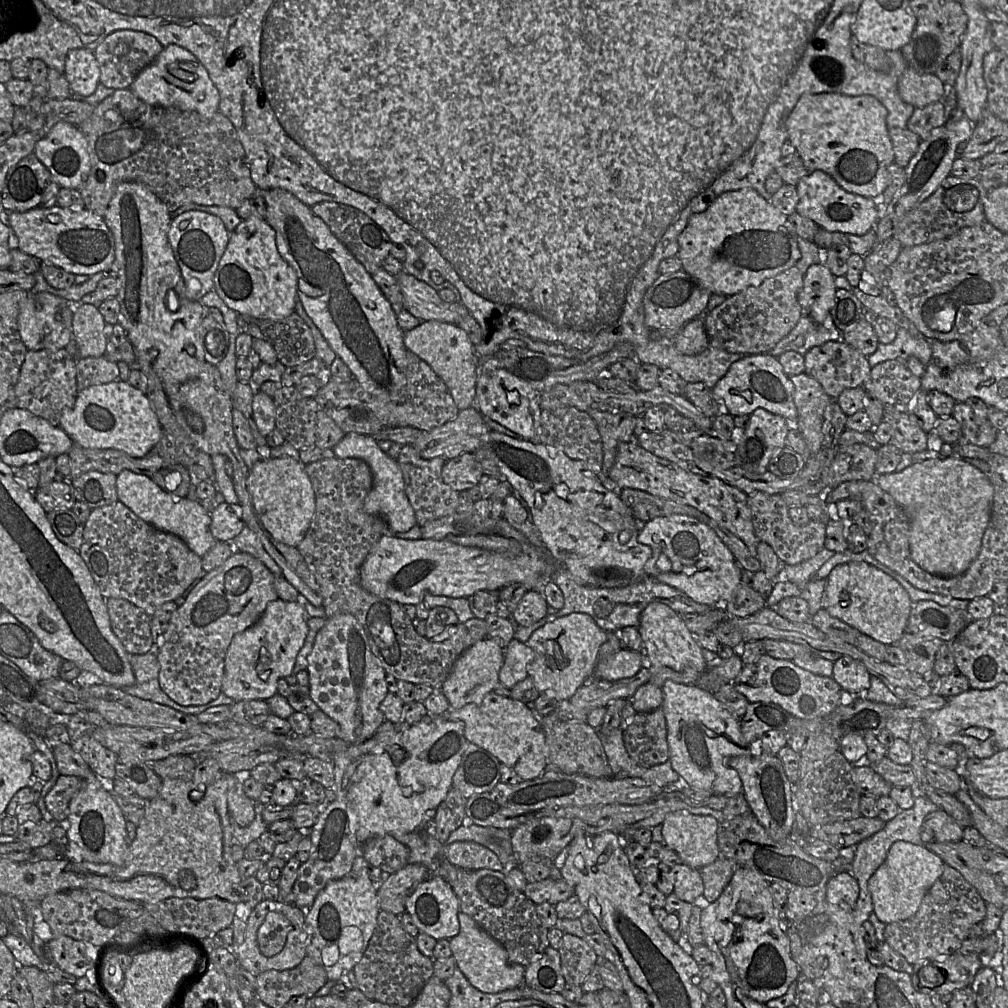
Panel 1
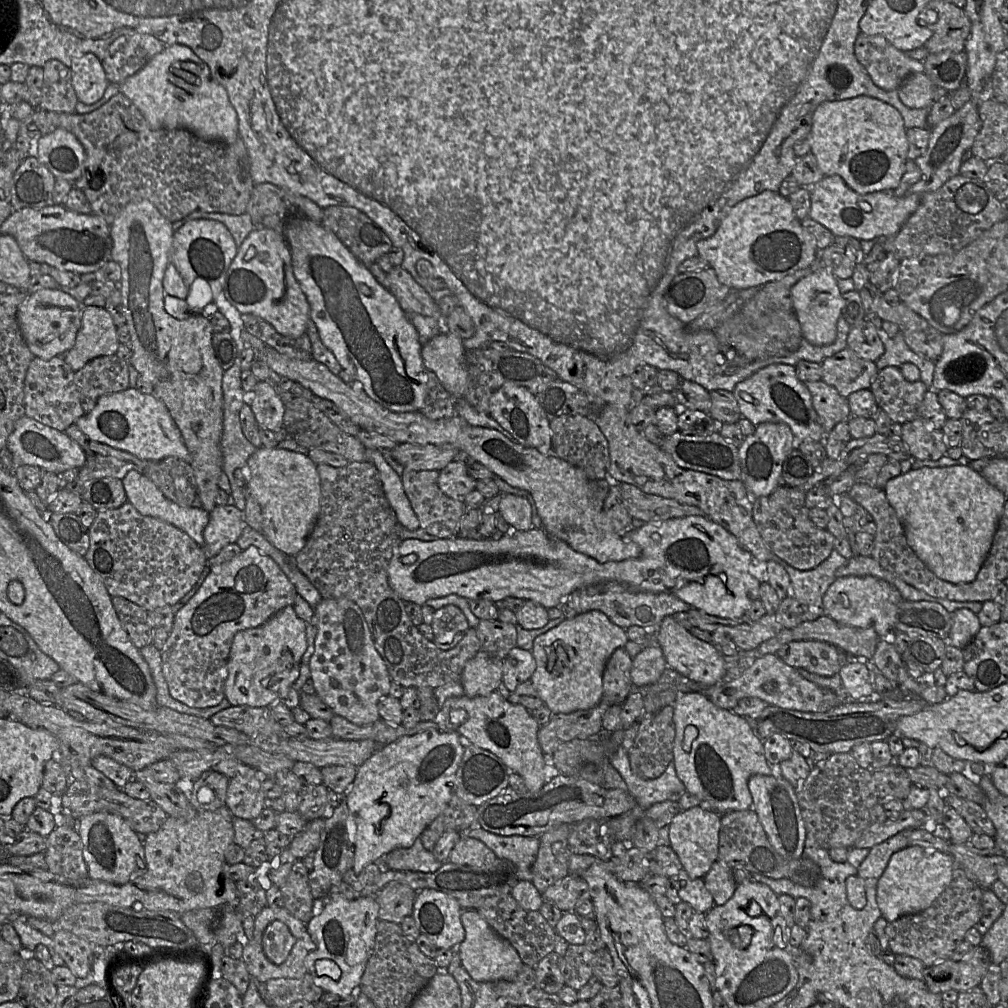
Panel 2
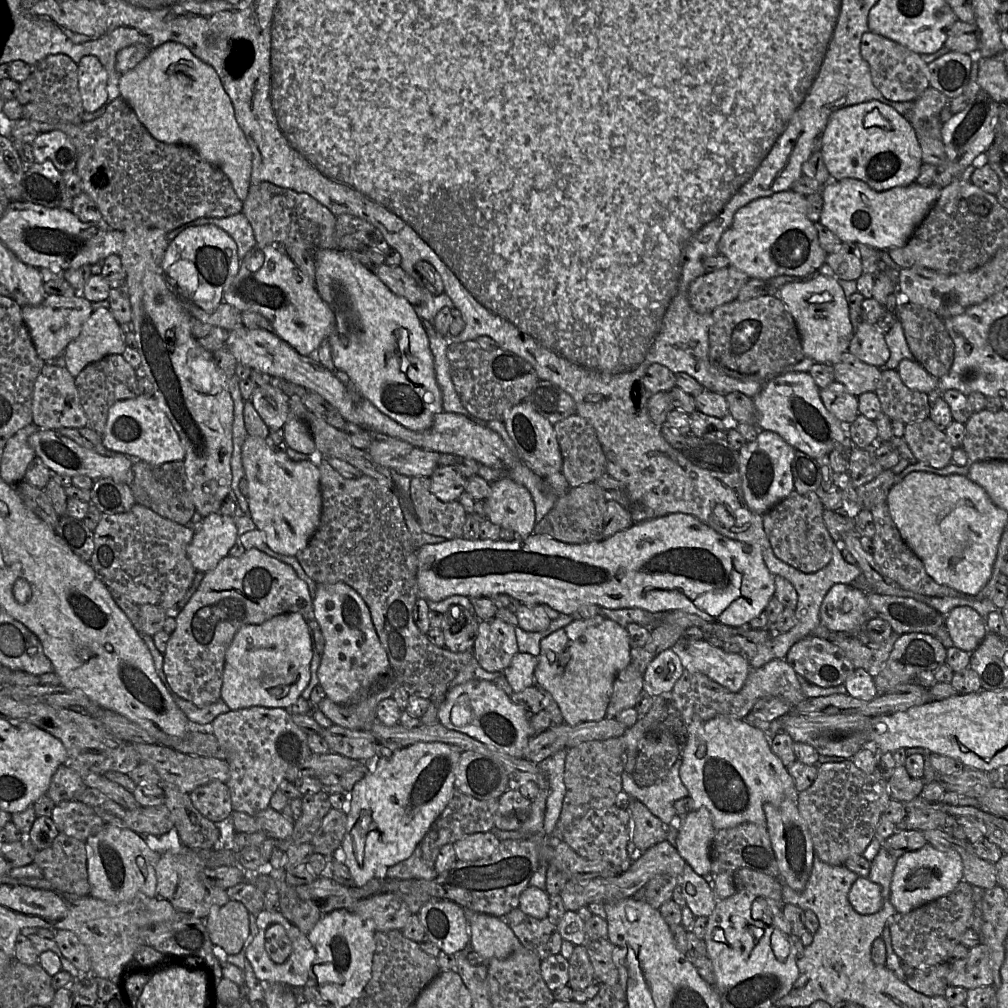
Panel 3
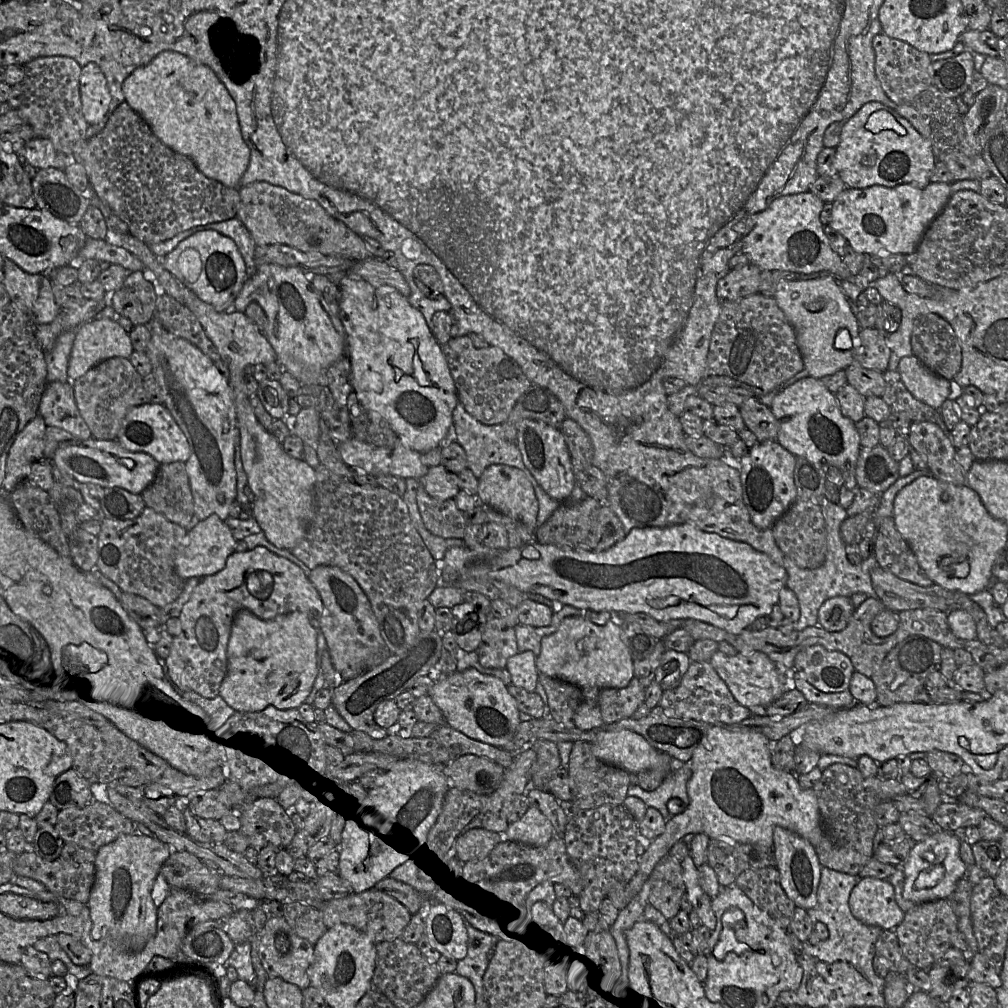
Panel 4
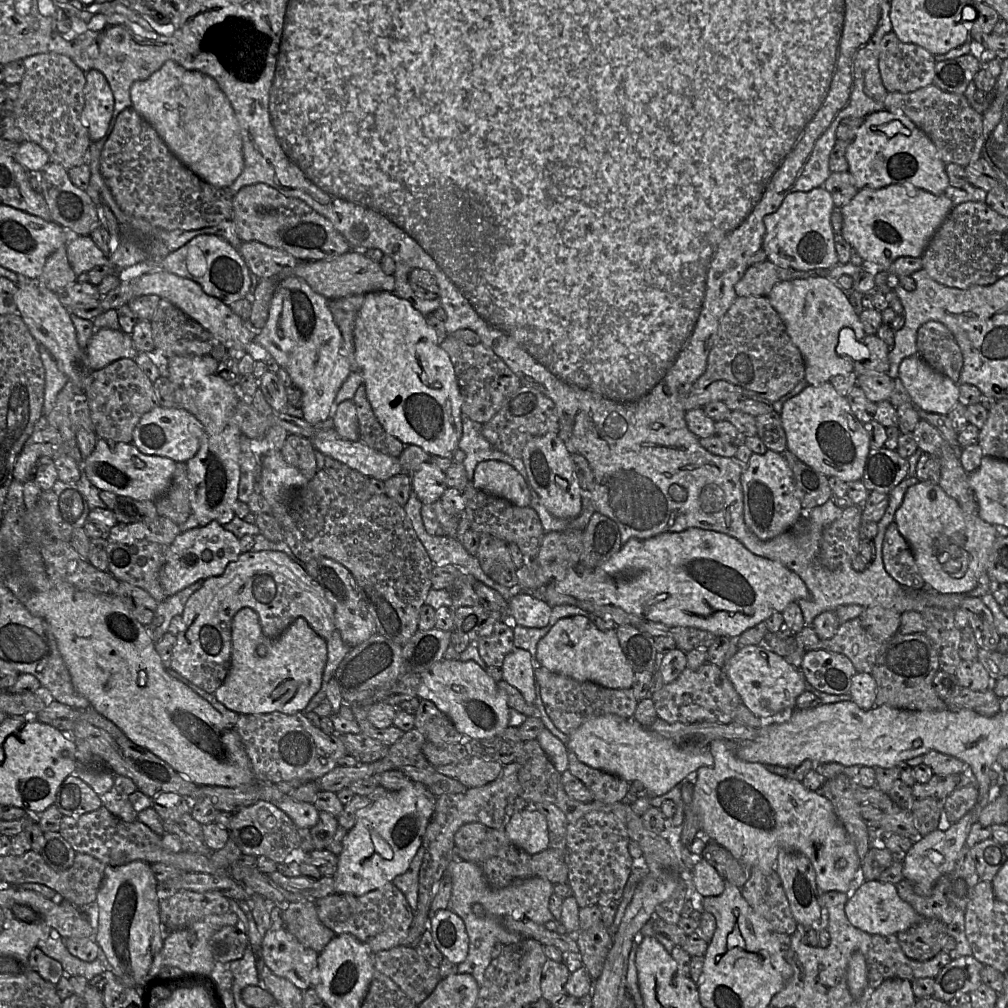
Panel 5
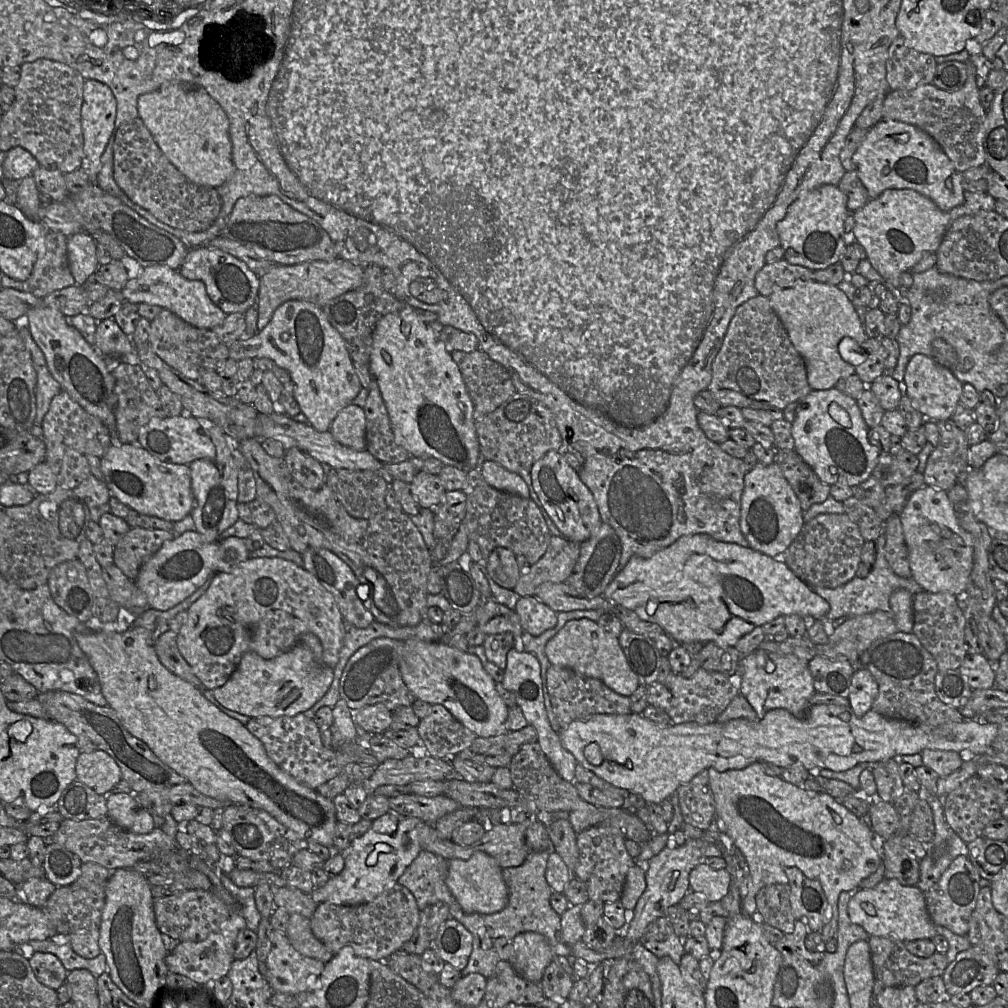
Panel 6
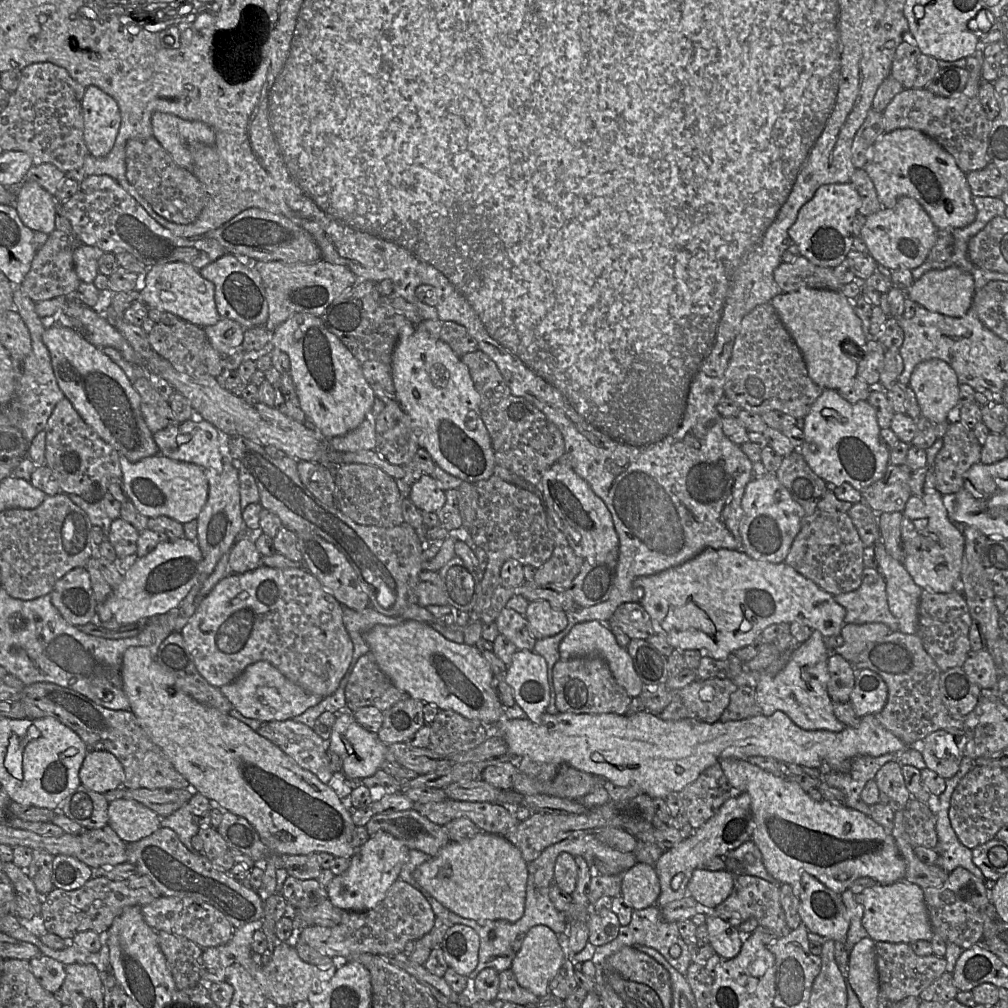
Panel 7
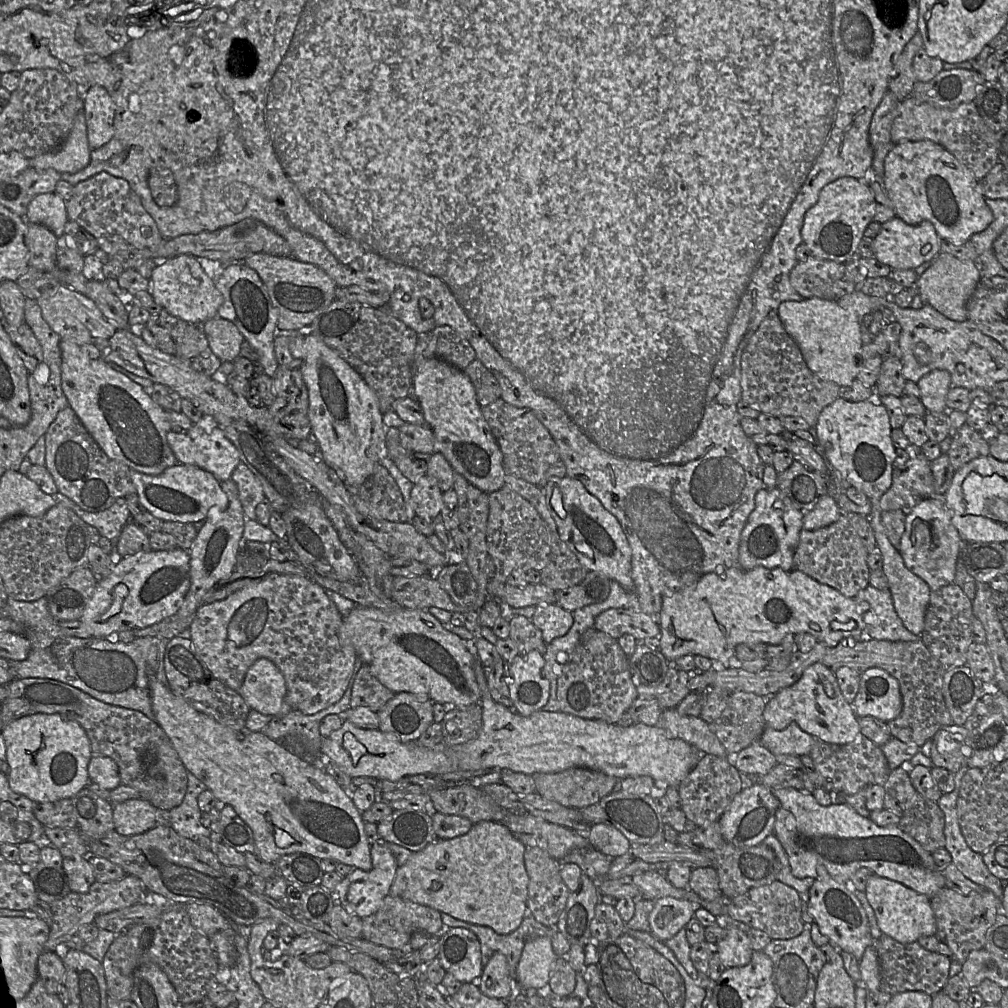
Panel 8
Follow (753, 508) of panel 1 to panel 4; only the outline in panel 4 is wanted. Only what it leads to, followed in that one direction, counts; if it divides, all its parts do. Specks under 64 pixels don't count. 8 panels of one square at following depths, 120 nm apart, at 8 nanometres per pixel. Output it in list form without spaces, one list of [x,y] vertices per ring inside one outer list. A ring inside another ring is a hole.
[[[797,499],[771,527],[776,544],[797,566],[820,567],[827,553],[827,531],[820,504]]]

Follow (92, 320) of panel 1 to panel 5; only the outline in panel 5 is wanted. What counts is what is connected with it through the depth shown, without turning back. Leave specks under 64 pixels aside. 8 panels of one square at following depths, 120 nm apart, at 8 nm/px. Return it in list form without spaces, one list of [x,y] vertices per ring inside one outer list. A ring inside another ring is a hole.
[[[109,328],[96,331],[85,351],[89,365],[94,371],[121,358],[134,359],[138,353],[129,334]]]

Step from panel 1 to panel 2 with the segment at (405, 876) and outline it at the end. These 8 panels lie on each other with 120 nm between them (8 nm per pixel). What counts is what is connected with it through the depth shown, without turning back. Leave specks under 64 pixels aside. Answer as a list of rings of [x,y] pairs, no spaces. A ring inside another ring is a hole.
[[[397,882],[389,883],[376,896],[376,900],[379,904],[379,919],[400,925],[407,916],[412,915],[416,893],[417,892],[407,885]]]

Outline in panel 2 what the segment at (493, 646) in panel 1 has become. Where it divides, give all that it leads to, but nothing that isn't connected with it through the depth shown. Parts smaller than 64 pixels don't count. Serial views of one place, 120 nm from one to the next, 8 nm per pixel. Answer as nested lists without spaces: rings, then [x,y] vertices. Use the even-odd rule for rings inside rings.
[[[480,650],[469,659],[461,674],[461,684],[467,697],[486,696],[502,681],[503,660]]]

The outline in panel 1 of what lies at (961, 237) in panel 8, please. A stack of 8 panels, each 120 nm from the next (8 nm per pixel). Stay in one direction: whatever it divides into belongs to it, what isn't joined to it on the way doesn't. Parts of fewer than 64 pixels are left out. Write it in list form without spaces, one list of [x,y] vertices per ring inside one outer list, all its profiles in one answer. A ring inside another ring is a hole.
[[[833,92],[804,94],[786,120],[788,141],[794,145],[809,171],[821,170],[844,190],[873,199],[882,195],[887,187],[887,167],[894,163],[886,117],[886,108],[872,95],[849,96]]]

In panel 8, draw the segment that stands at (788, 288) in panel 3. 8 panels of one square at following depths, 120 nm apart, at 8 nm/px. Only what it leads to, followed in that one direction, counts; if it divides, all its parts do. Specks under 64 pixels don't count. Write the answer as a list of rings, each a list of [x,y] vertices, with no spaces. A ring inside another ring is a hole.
[[[807,298],[784,301],[778,307],[779,318],[802,352],[808,368],[822,380],[838,386],[850,386],[862,367],[864,343],[857,314],[841,307],[837,301]]]

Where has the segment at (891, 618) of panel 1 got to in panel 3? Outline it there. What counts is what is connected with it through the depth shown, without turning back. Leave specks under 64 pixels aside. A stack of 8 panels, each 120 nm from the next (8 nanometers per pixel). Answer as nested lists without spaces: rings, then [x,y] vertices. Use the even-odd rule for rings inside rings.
[[[835,584],[820,607],[821,625],[831,632],[846,632],[865,624],[867,593],[850,584]]]

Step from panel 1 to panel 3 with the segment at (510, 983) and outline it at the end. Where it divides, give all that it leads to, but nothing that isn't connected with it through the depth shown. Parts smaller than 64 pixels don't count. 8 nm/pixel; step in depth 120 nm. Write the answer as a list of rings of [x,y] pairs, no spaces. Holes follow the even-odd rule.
[[[477,913],[468,921],[470,944],[484,962],[505,959],[521,947],[512,930],[498,917]]]

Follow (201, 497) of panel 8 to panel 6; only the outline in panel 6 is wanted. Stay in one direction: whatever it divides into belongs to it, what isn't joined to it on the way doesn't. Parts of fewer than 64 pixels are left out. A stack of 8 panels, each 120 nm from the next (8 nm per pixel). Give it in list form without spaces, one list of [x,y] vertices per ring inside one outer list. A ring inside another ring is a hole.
[[[114,443],[101,459],[101,471],[111,496],[141,514],[177,522],[191,514],[194,497],[189,465],[161,461],[137,443]]]

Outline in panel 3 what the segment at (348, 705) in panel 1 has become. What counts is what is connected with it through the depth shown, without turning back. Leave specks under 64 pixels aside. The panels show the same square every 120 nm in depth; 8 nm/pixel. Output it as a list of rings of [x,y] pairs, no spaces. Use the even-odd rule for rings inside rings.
[[[343,582],[318,584],[313,599],[315,619],[325,639],[317,676],[326,697],[335,703],[356,702],[373,680],[390,667],[370,610],[360,594]]]

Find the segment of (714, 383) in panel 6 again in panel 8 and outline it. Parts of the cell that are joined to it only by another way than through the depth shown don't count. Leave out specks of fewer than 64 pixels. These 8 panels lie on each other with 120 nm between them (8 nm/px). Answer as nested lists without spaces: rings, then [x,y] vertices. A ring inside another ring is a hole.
[[[779,315],[767,316],[750,337],[741,356],[741,400],[775,417],[802,417],[815,428],[822,410],[839,397],[837,384],[822,380],[807,366],[801,350],[785,330]]]

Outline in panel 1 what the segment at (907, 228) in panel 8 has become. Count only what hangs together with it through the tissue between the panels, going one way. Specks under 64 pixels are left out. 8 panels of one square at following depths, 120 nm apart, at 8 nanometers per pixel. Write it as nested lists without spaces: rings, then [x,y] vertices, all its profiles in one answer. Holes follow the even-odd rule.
[[[821,170],[810,171],[795,187],[799,198],[796,212],[829,232],[859,236],[871,230],[878,221],[876,203],[873,199],[844,190],[830,175]]]

